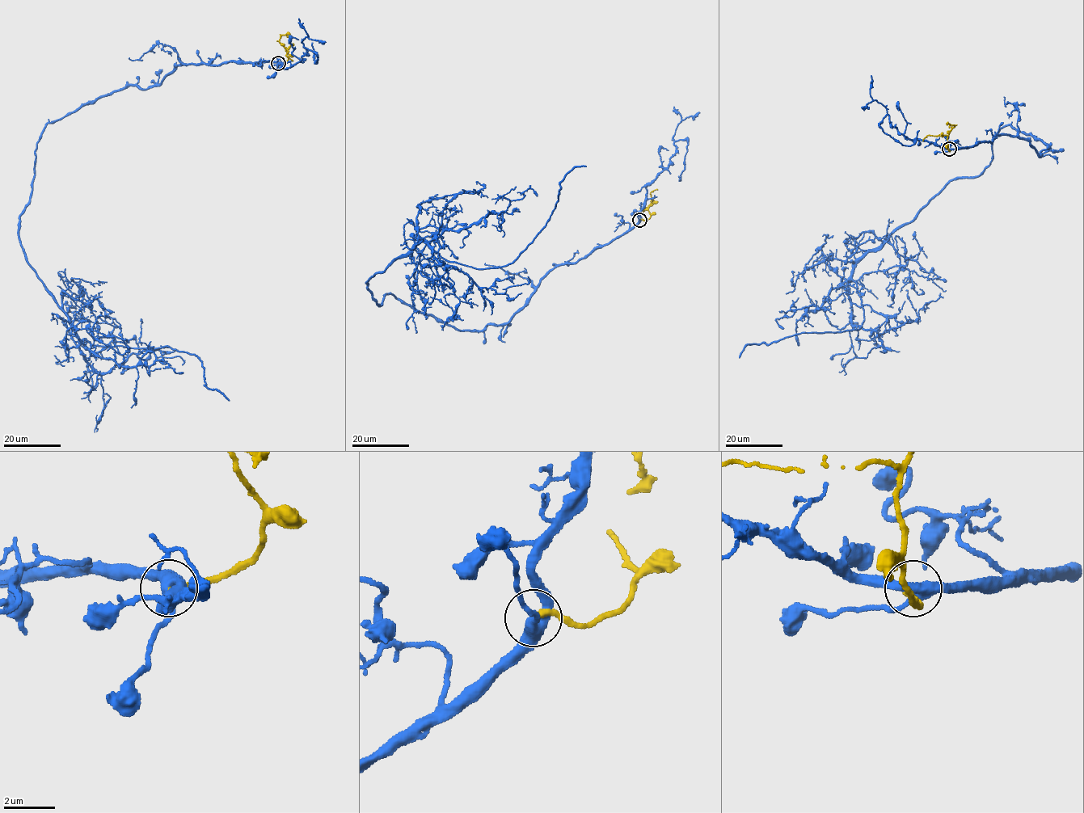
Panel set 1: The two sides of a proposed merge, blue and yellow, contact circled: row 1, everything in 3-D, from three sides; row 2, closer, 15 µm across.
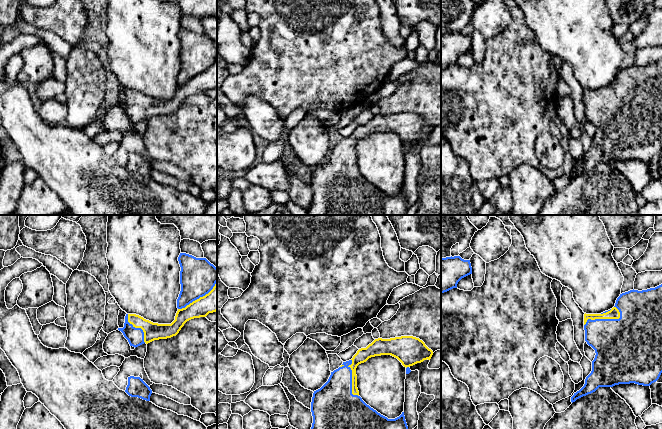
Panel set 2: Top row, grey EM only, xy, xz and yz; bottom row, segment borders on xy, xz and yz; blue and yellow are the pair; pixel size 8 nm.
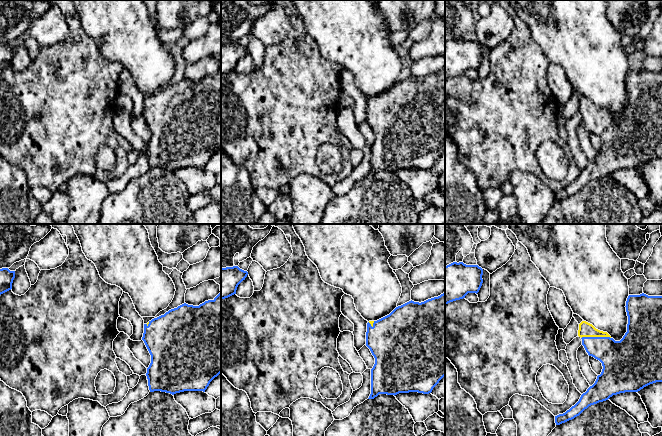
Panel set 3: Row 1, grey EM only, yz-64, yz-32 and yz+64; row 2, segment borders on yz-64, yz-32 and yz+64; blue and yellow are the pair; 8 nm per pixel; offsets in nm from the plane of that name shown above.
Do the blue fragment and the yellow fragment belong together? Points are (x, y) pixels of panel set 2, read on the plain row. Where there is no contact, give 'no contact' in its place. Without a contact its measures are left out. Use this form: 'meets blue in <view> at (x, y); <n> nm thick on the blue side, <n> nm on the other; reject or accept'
meets blue in yz at (603, 95); 420 nm thick on the blue side, 90 nm on the other; accept

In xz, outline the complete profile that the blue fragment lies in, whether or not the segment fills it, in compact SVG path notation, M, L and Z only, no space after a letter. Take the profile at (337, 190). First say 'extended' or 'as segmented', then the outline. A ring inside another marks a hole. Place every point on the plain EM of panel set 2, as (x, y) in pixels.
extended; M401 112L390 115L375 115L366 124L361 124L349 137L333 148L328 157L314 167L311 188L313 199L307 215L406 215L409 208L404 188L395 194L388 195L367 181L359 172L357 164L356 144L369 134L381 131L391 131L397 134L406 144L406 150L411 148L410 142L430 136L433 127L419 114Z

